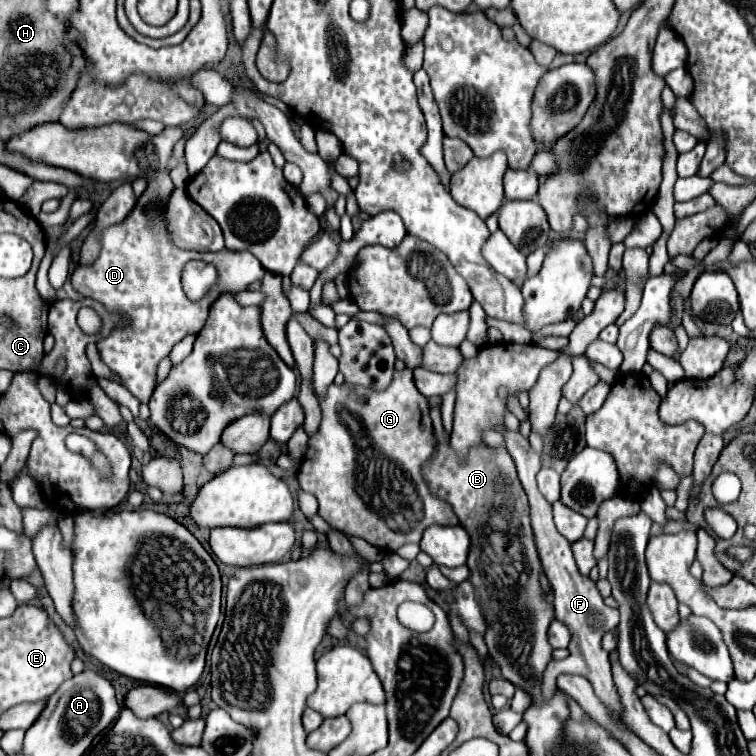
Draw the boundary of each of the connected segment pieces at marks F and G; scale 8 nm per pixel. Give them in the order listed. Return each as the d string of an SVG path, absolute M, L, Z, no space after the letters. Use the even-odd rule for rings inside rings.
M502 423L500 427L494 427L498 433L502 433L504 437L504 443L506 443L506 449L508 453L512 455L514 463L516 463L516 469L518 469L518 477L520 477L520 483L530 499L530 515L532 515L532 529L534 529L534 537L536 537L536 547L538 547L538 553L540 553L540 561L542 561L542 567L544 567L544 573L550 581L550 587L552 587L552 597L554 597L554 615L558 621L566 623L572 633L574 633L574 639L570 643L570 657L562 659L562 661L552 661L546 671L544 671L544 683L542 683L542 691L544 695L550 695L552 689L556 687L556 677L560 673L574 673L574 675L582 675L586 677L592 685L594 685L594 691L596 695L604 701L604 705L620 719L622 717L622 705L620 705L620 697L618 697L618 691L614 687L614 681L612 681L612 671L610 671L610 663L608 663L608 653L600 647L600 639L606 631L610 631L612 627L618 625L620 621L620 613L618 609L610 609L604 605L598 589L596 589L596 583L588 577L588 575L582 575L576 567L576 561L572 557L572 549L570 549L570 543L556 531L554 527L554 521L552 521L552 507L550 503L540 495L538 487L536 487L536 473L540 471L540 457L538 453L530 447L528 439L522 437L520 431L508 431L506 425Z
M410 369L394 371L392 383L384 391L368 391L366 387L350 383L330 385L326 399L320 401L320 407L320 431L308 441L298 483L304 491L318 499L318 515L330 527L336 527L346 535L362 537L382 551L396 551L406 543L418 543L424 529L430 525L458 525L458 517L452 507L430 495L420 473L422 463L434 453L436 437L428 415L428 401L416 389ZM360 397L366 397L366 403L360 403Z

